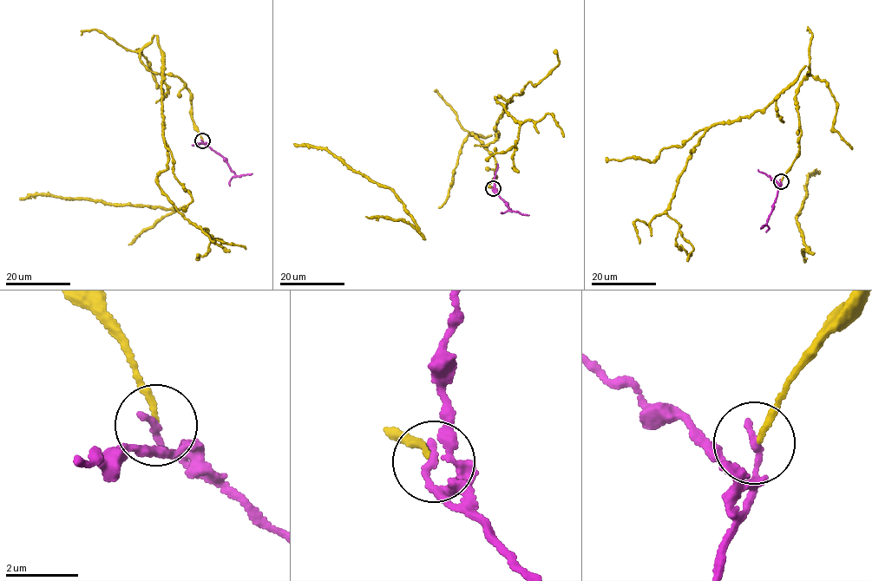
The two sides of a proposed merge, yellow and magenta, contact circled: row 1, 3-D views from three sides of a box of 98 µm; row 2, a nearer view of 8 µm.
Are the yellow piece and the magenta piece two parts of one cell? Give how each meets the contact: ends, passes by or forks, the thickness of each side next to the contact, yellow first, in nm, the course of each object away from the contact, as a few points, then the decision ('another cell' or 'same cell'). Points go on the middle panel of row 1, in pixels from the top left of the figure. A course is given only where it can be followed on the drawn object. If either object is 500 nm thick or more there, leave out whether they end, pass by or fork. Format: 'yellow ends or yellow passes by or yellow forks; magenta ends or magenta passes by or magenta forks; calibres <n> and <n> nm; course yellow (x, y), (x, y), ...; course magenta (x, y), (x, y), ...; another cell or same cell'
yellow ends; magenta ends; calibres 150 and 200 nm; course yellow (493, 189), (493, 155), (472, 133), (497, 133), (512, 101), (497, 97), (518, 120), (553, 114), (563, 137); course magenta (493, 188), (511, 211), (529, 215); another cell

